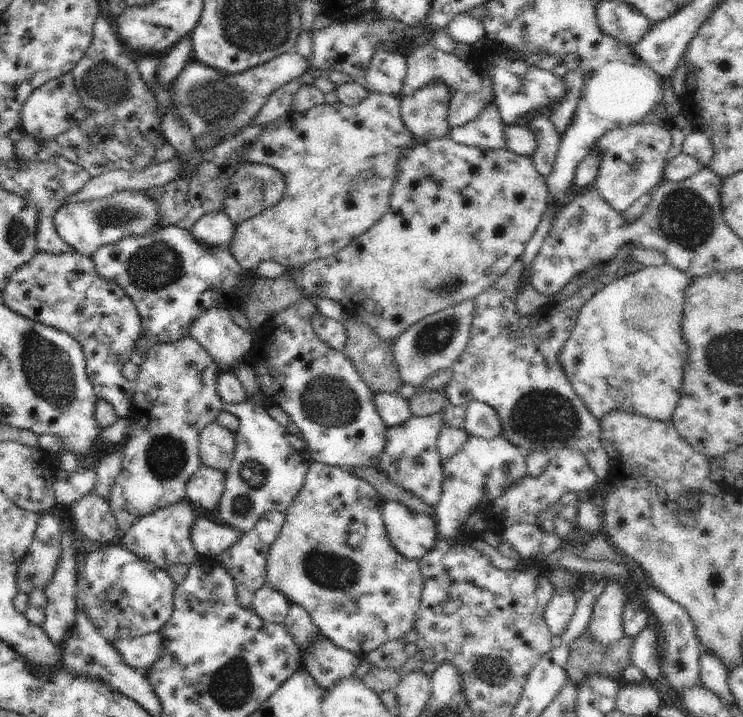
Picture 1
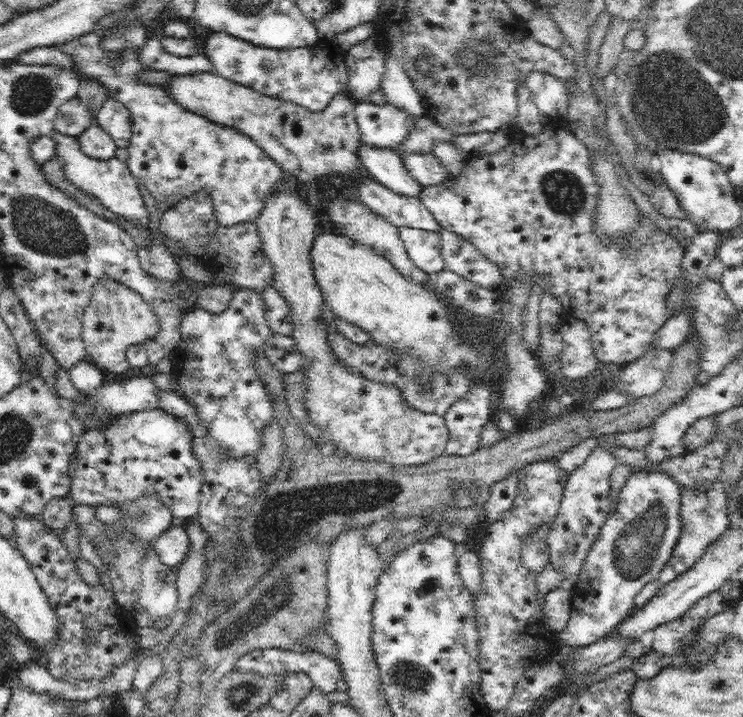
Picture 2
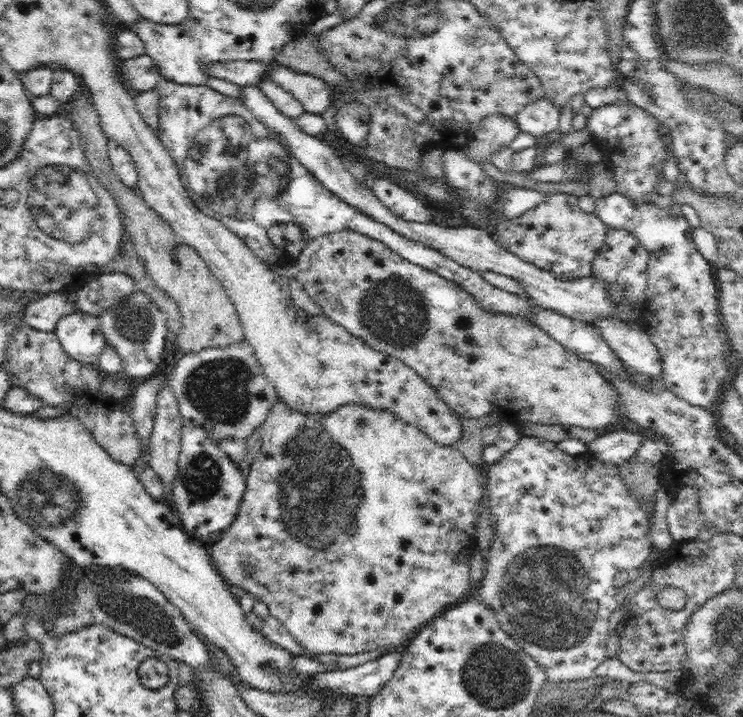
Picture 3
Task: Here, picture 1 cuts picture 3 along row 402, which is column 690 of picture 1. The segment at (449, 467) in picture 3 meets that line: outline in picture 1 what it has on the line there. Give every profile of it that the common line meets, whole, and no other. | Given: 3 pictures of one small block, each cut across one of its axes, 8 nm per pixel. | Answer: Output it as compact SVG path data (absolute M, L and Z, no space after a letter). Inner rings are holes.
M667 262L618 277L584 304L559 360L572 389L596 421L602 420L614 410L662 422L672 420L674 408L682 394L684 364L688 360L688 344L682 332L682 318L684 290L692 282L694 279L685 271Z

